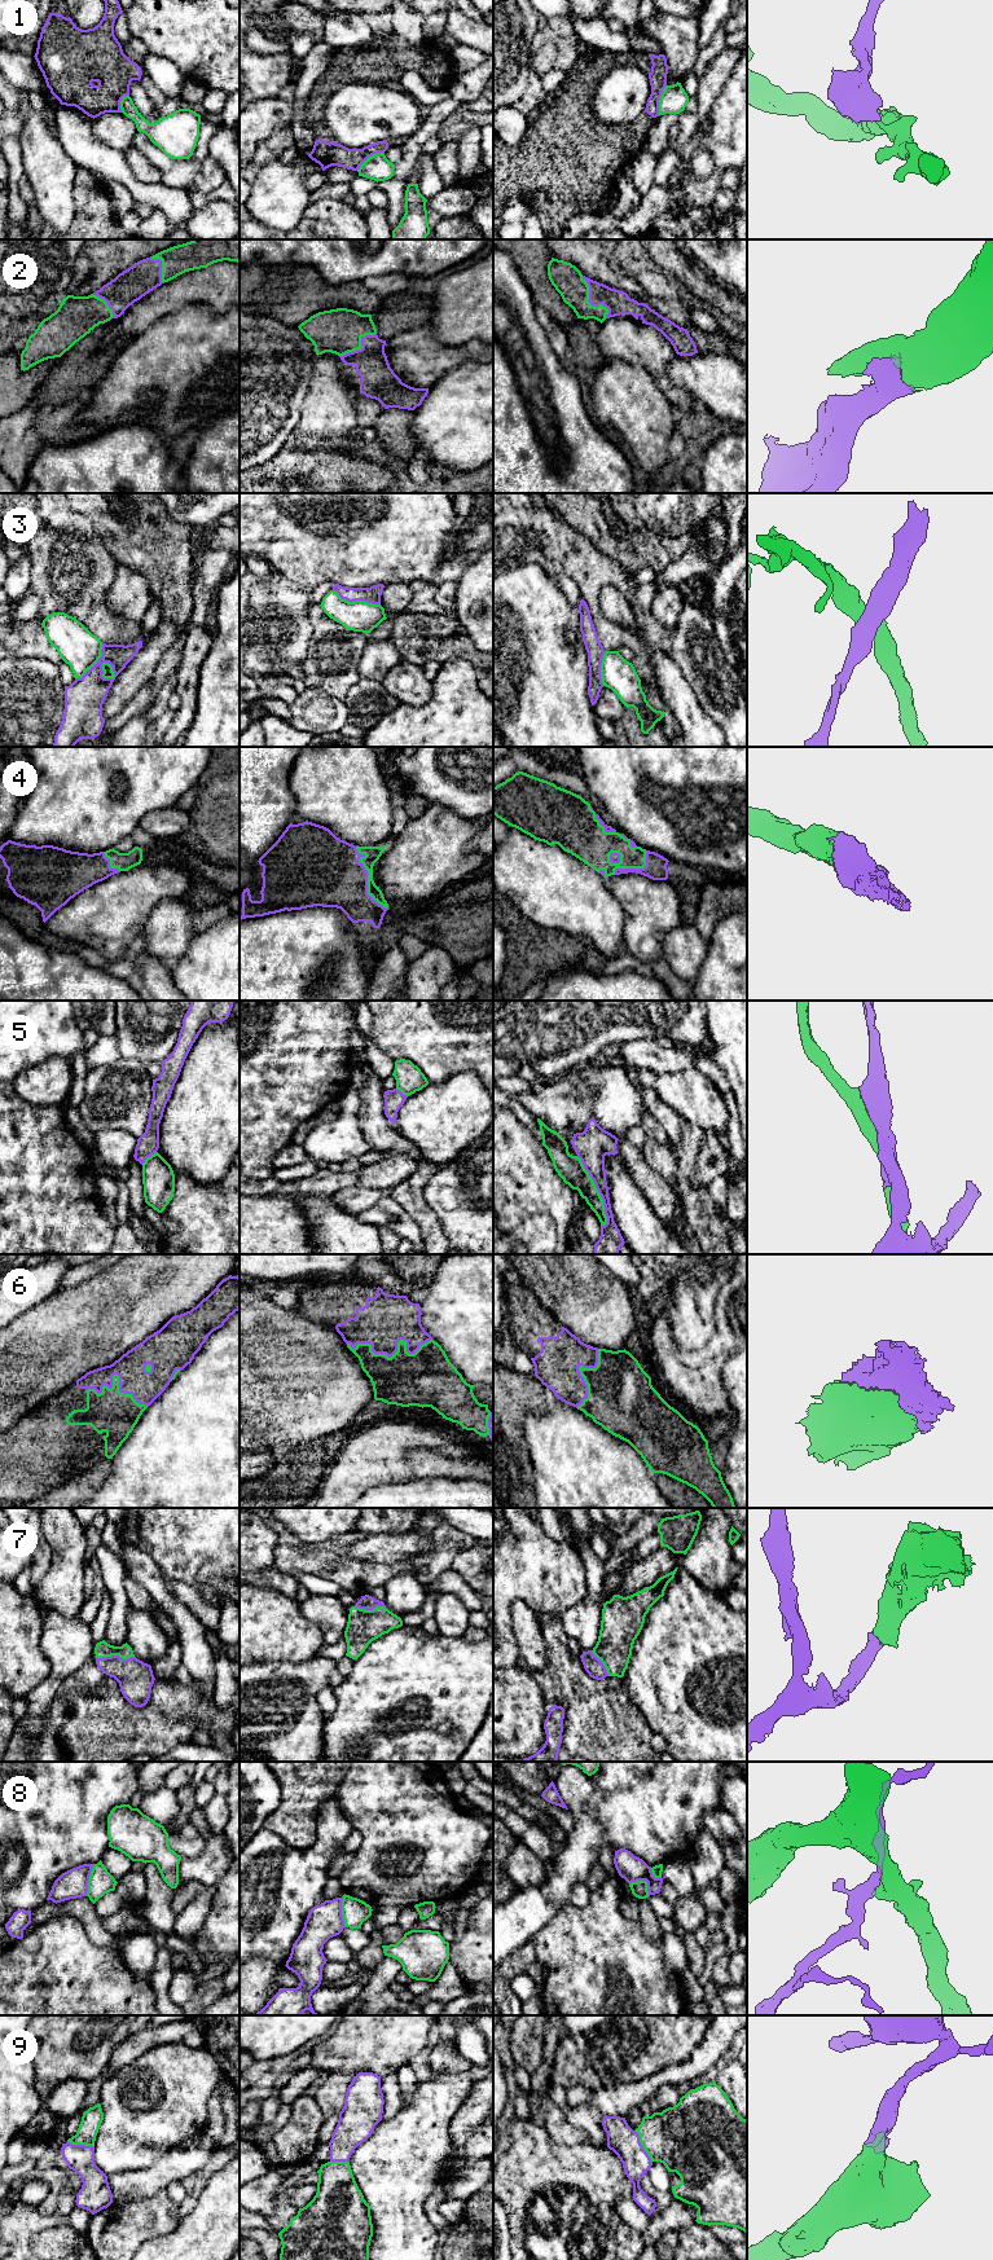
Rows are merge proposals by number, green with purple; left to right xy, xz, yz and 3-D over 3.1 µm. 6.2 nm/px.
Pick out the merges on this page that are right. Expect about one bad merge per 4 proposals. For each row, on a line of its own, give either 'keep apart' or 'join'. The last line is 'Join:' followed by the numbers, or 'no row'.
1: keep apart
2: join
3: keep apart
4: join
5: keep apart
6: join
7: join
8: keep apart
9: join
Join: 2, 4, 6, 7, 9

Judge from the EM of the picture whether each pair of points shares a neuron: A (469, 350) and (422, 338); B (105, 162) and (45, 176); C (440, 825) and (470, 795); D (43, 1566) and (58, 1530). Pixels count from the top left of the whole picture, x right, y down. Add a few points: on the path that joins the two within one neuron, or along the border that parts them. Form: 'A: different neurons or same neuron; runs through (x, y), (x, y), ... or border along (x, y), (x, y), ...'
A: same neuron; runs through (457, 352), (436, 352), (434, 350)
B: different neurons; border along (60, 141), (67, 157), (78, 167)
C: different neurons; border along (431, 803), (446, 805), (464, 817), (475, 819)
D: different neurons; border along (42, 1529), (51, 1550), (51, 1566), (43, 1578)

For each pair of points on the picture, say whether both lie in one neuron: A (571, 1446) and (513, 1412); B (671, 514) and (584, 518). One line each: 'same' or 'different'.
A: different
B: different

